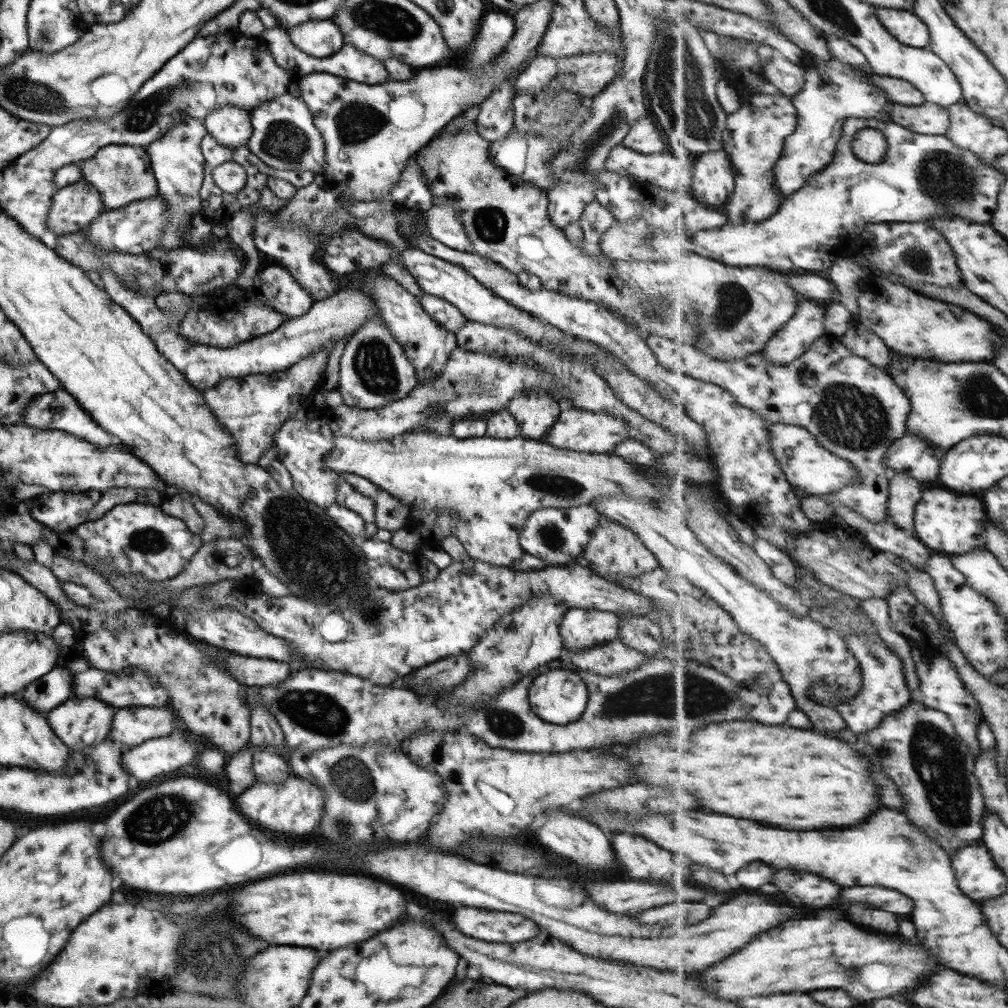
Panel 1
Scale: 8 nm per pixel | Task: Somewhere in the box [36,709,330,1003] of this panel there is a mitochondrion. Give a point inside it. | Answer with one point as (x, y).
(160, 818)

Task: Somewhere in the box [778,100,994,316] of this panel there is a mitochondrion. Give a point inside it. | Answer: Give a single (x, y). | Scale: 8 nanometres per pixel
(944, 177)

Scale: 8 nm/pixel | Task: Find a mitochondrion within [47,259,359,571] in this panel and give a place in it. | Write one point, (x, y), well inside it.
(153, 542)

